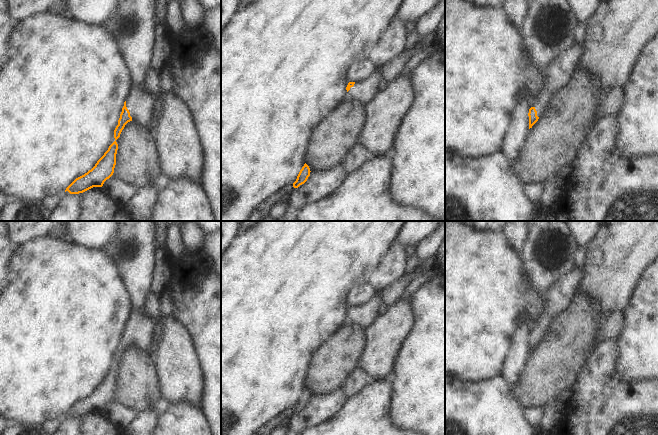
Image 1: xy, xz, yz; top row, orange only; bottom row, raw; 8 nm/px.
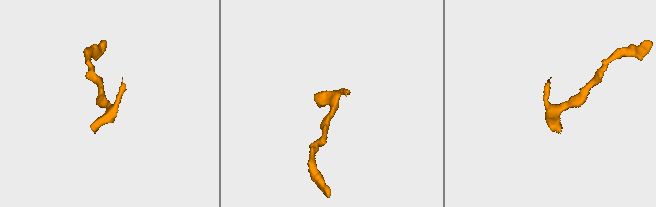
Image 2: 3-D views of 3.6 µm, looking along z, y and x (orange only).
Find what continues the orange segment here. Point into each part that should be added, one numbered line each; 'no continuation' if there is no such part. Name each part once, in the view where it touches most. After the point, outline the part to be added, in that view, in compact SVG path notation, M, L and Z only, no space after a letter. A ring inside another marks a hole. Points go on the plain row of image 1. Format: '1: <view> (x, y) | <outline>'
1: xy (140, 326) | M132 309L126 322L126 331L133 345L148 352L154 337L154 326L155 322L145 311Z

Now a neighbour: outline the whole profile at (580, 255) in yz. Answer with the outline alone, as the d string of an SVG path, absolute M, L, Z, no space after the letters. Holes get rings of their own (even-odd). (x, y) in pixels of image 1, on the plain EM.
M578 247L575 252L574 268L583 267L586 261L586 249L585 247Z

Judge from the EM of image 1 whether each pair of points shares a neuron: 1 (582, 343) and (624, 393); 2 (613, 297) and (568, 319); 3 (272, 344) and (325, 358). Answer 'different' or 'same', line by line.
1: different
2: different
3: different

